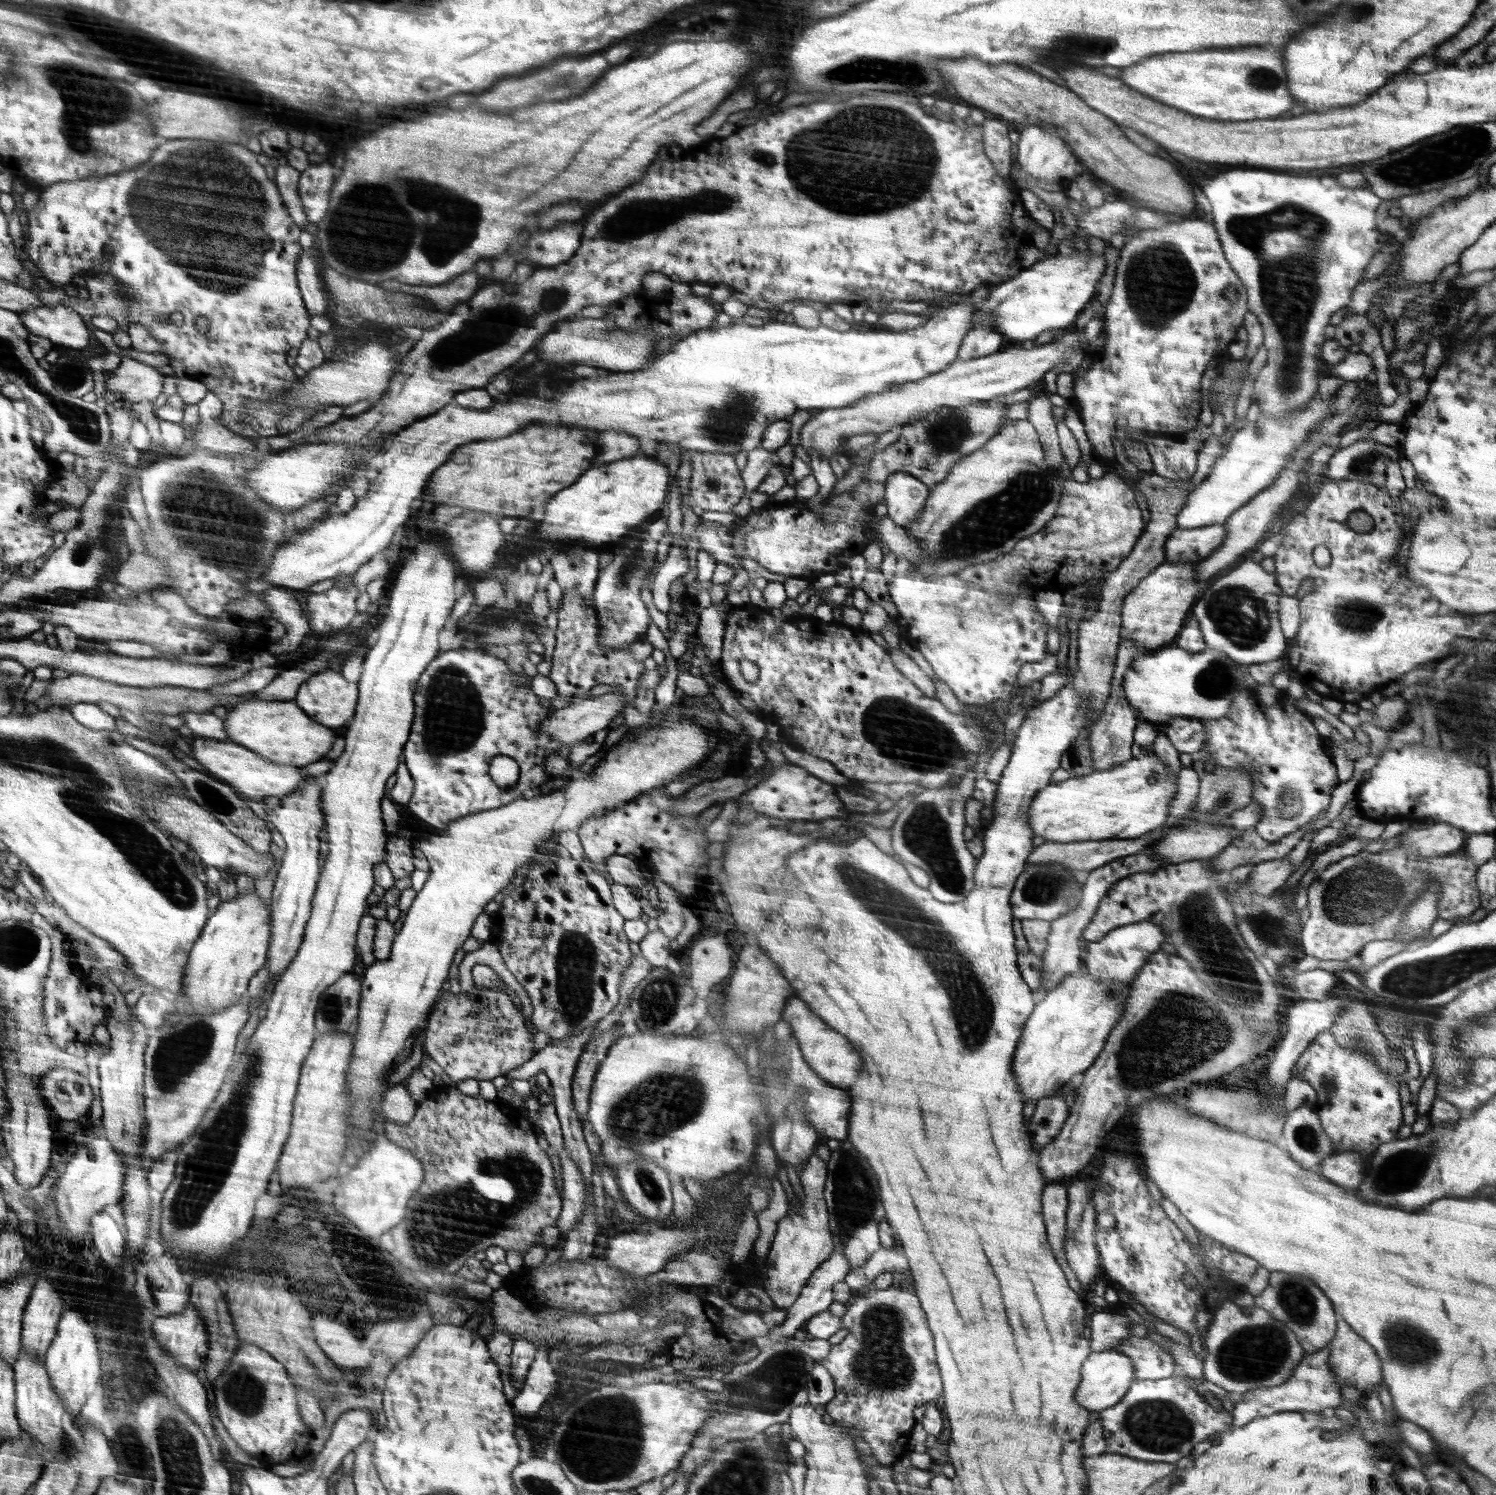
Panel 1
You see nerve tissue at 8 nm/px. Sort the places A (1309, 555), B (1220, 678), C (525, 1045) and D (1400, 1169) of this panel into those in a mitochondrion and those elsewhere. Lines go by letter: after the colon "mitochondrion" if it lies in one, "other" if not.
A: other
B: mitochondrion
C: other
D: mitochondrion

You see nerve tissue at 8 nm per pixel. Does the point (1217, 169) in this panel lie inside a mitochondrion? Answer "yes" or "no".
no

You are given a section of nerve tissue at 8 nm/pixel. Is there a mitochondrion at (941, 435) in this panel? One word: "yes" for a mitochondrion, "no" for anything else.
yes

